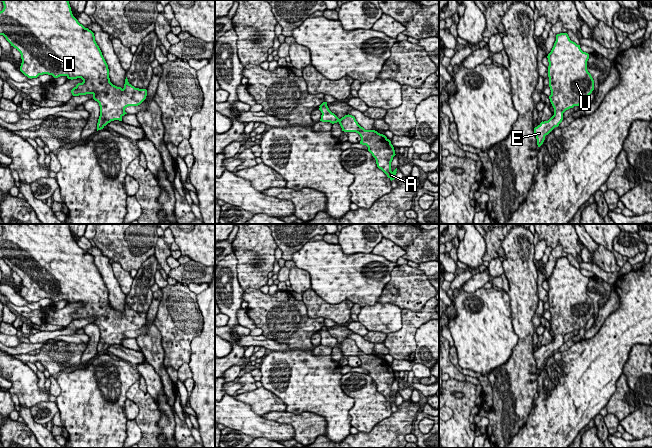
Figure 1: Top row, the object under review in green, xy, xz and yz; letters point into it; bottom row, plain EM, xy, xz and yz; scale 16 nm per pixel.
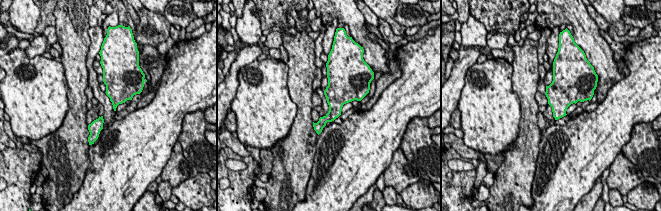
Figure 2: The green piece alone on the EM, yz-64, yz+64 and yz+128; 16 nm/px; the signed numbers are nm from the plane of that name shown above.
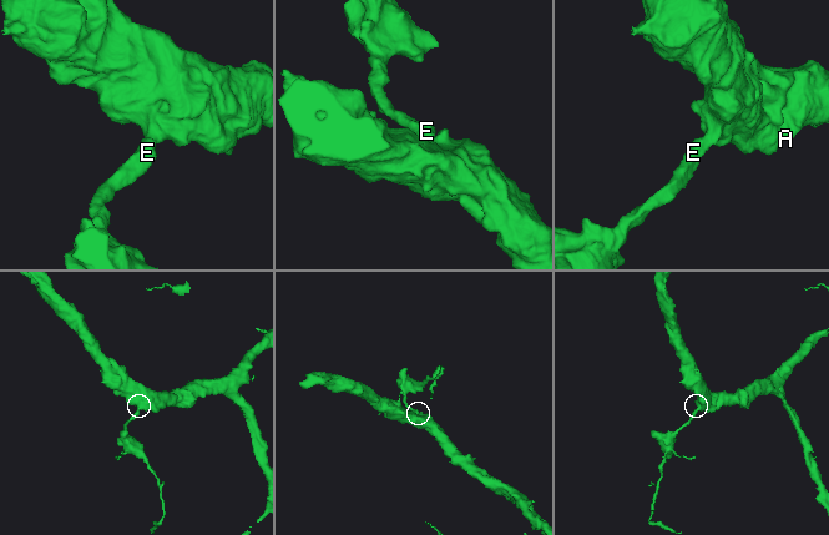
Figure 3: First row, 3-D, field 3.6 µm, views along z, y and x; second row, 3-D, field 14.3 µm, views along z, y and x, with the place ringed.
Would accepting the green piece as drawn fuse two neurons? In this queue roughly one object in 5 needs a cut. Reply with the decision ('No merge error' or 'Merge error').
No merge error

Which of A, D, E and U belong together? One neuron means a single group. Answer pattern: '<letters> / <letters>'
A D E U

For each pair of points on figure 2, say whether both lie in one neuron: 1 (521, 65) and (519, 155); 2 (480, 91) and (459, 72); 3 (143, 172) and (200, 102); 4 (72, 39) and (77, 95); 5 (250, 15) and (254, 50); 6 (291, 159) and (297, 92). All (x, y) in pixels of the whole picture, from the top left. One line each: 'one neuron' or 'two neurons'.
1: one neuron
2: two neurons
3: one neuron
4: one neuron
5: two neurons
6: one neuron

